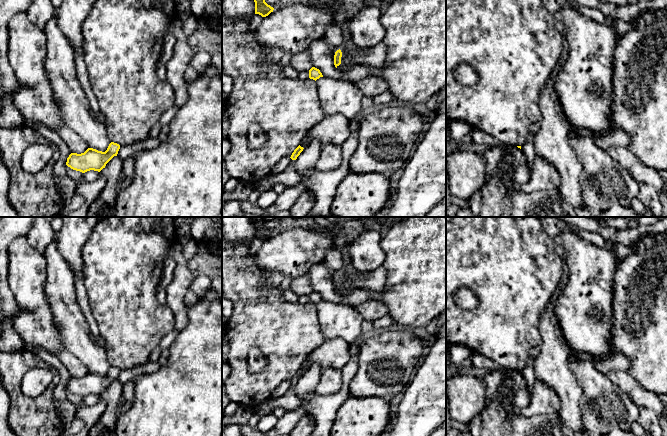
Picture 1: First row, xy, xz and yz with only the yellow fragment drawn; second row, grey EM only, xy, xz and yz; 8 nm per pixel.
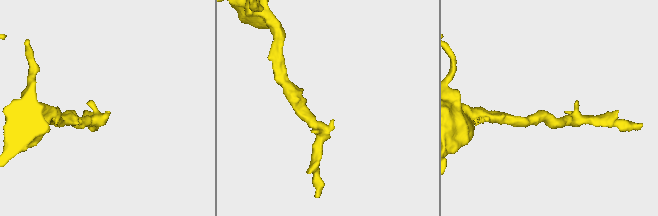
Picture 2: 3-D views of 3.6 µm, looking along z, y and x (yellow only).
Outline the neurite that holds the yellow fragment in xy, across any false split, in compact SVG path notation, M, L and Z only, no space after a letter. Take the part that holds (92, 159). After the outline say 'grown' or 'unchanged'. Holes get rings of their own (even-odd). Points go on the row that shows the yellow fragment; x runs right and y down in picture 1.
M111 142L105 152L88 148L81 154L71 153L67 158L66 165L82 173L90 170L100 172L114 156L117 156L119 149L119 144Z; unchanged

